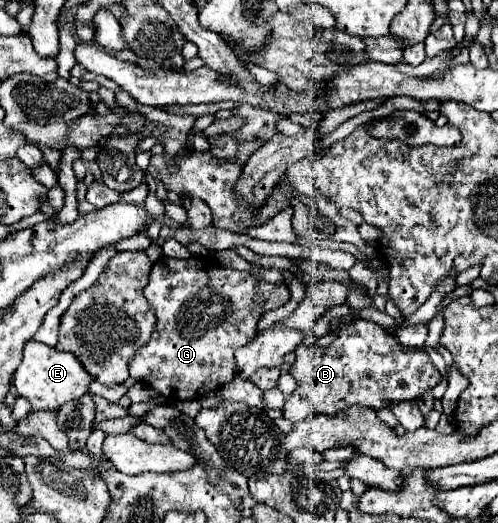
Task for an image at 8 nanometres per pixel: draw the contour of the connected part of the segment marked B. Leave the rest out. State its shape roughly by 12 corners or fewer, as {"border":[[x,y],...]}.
{"border":[[359,317],[297,345],[289,421],[411,401],[441,379]]}

